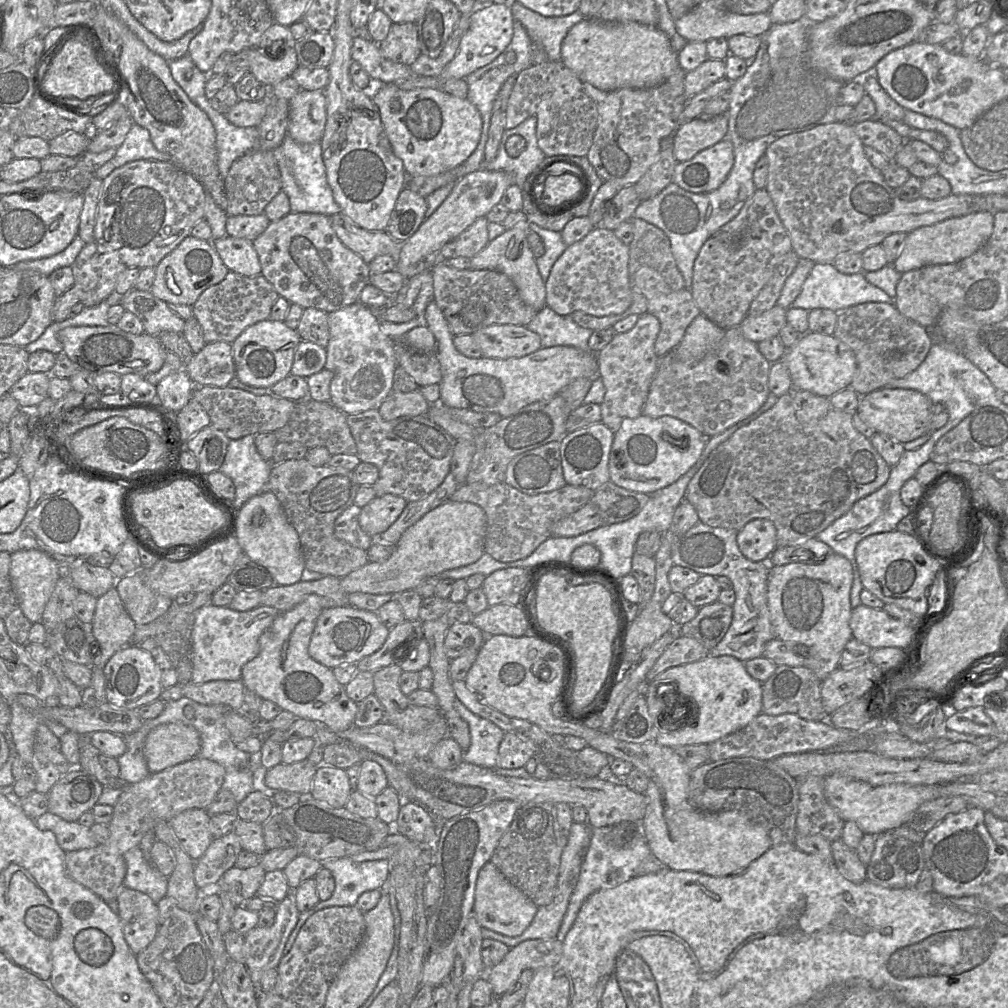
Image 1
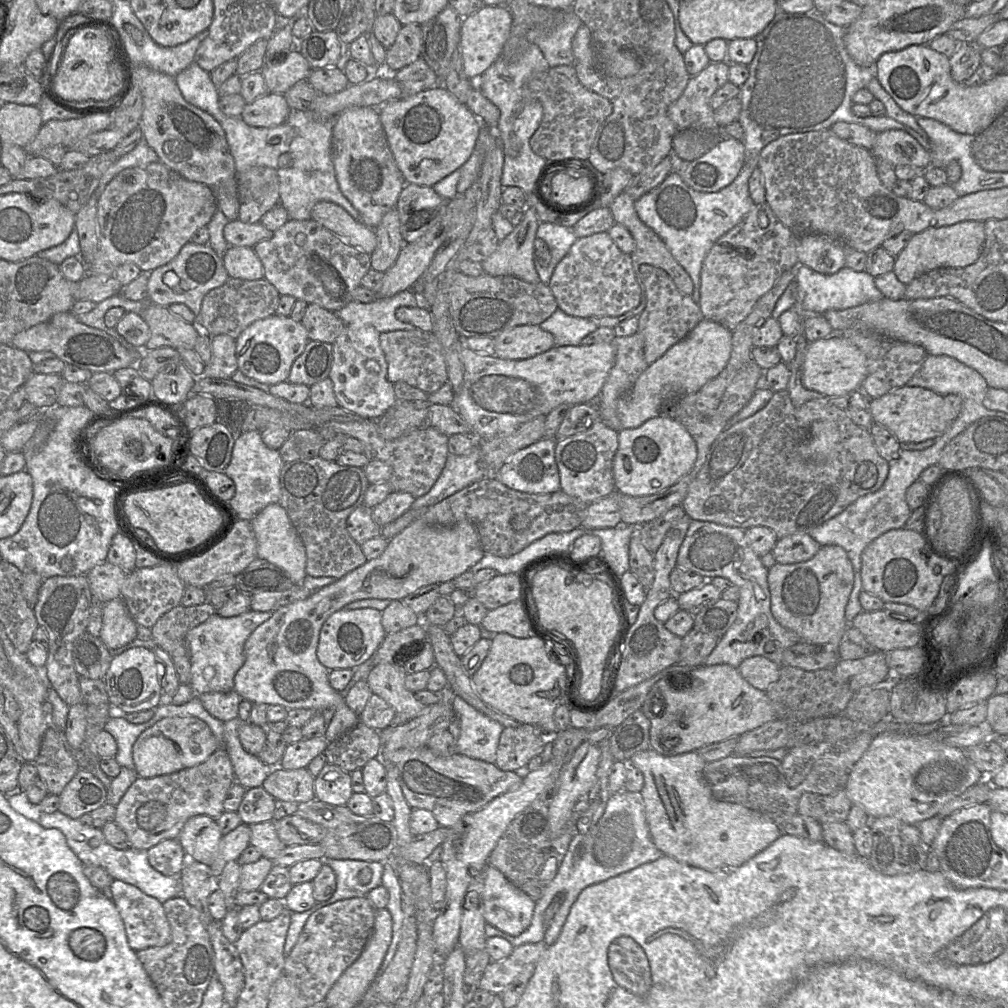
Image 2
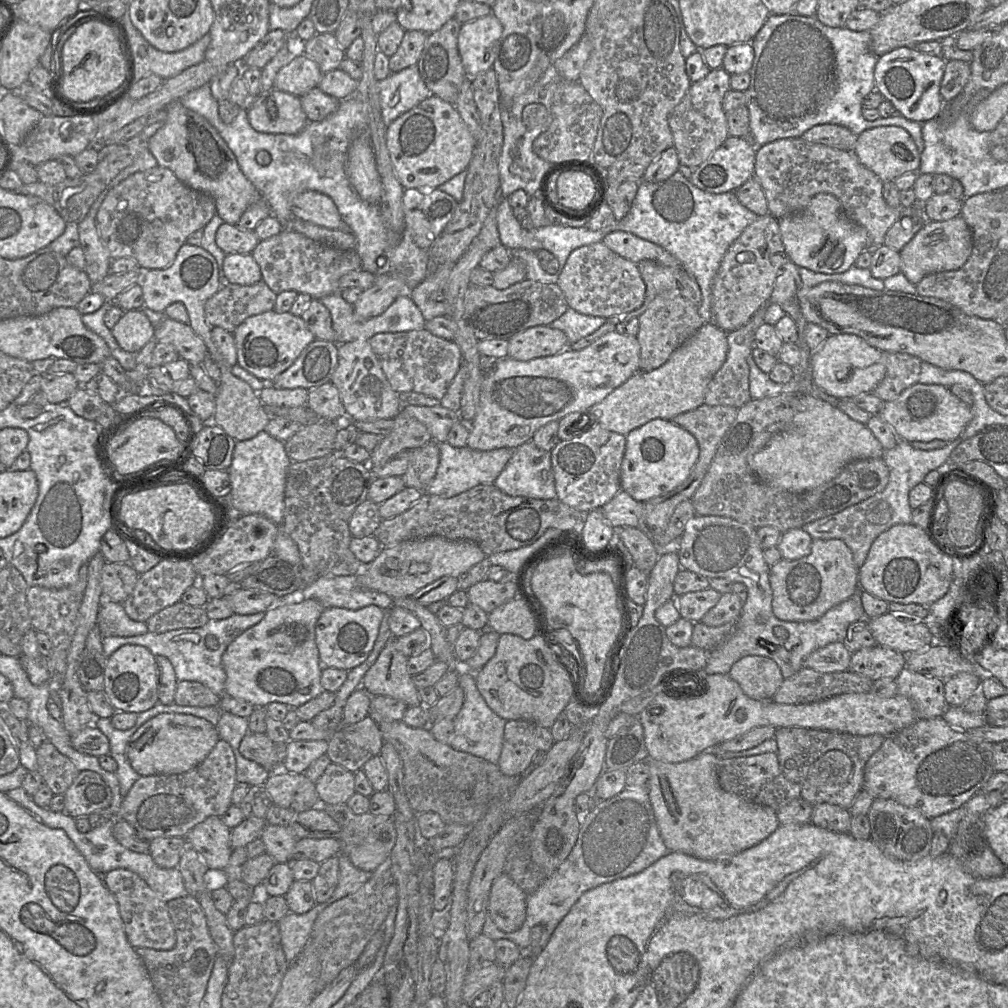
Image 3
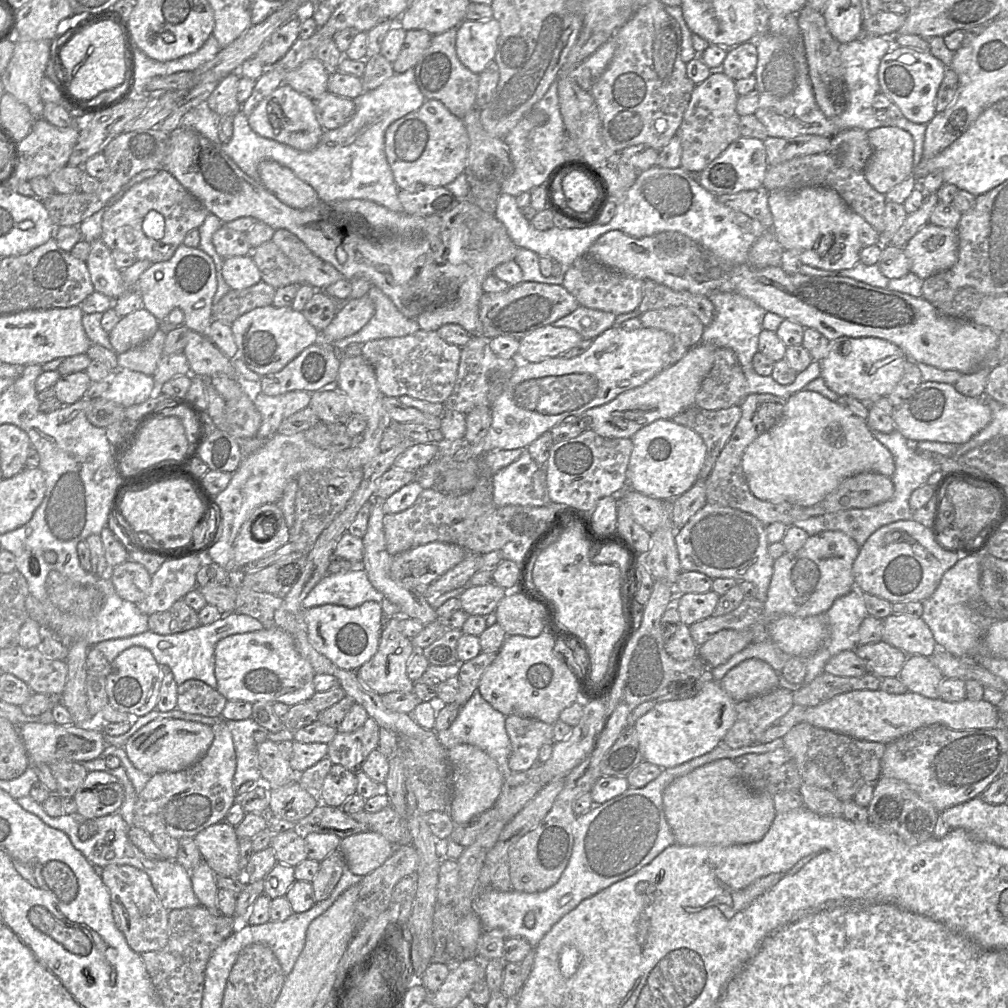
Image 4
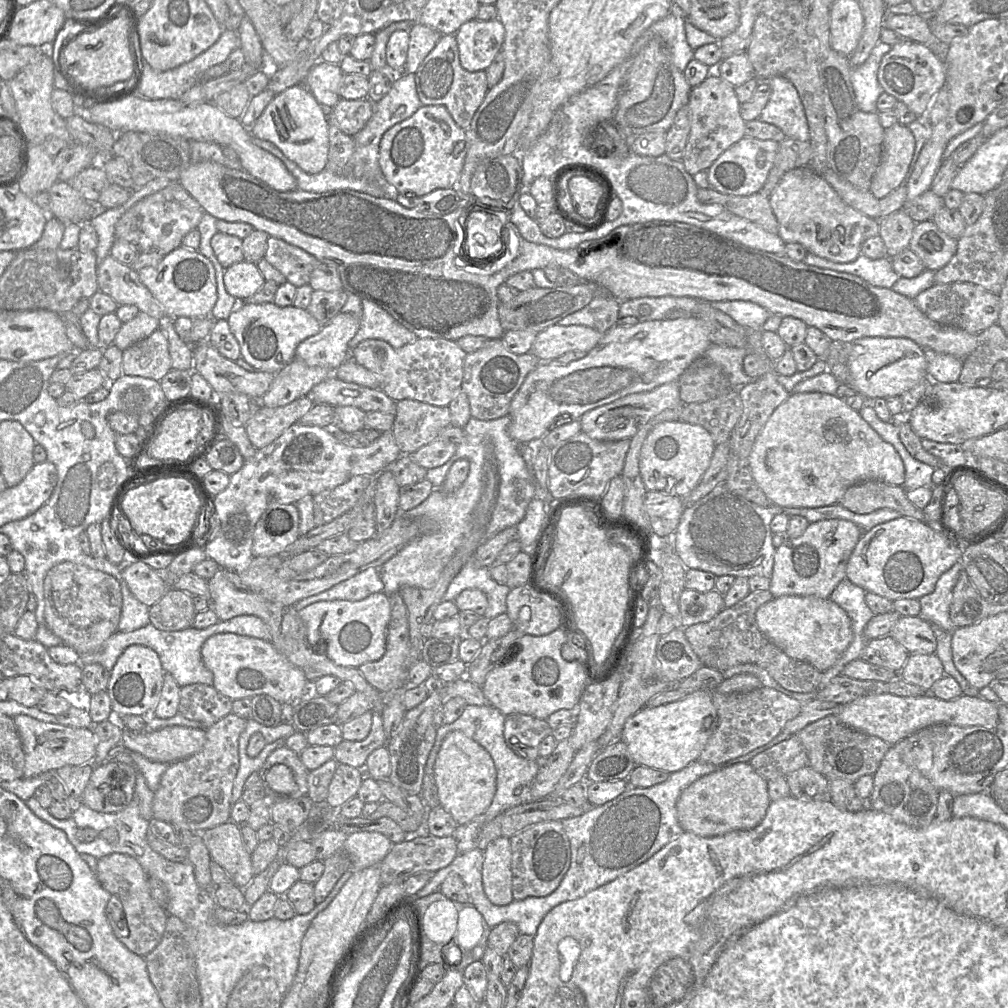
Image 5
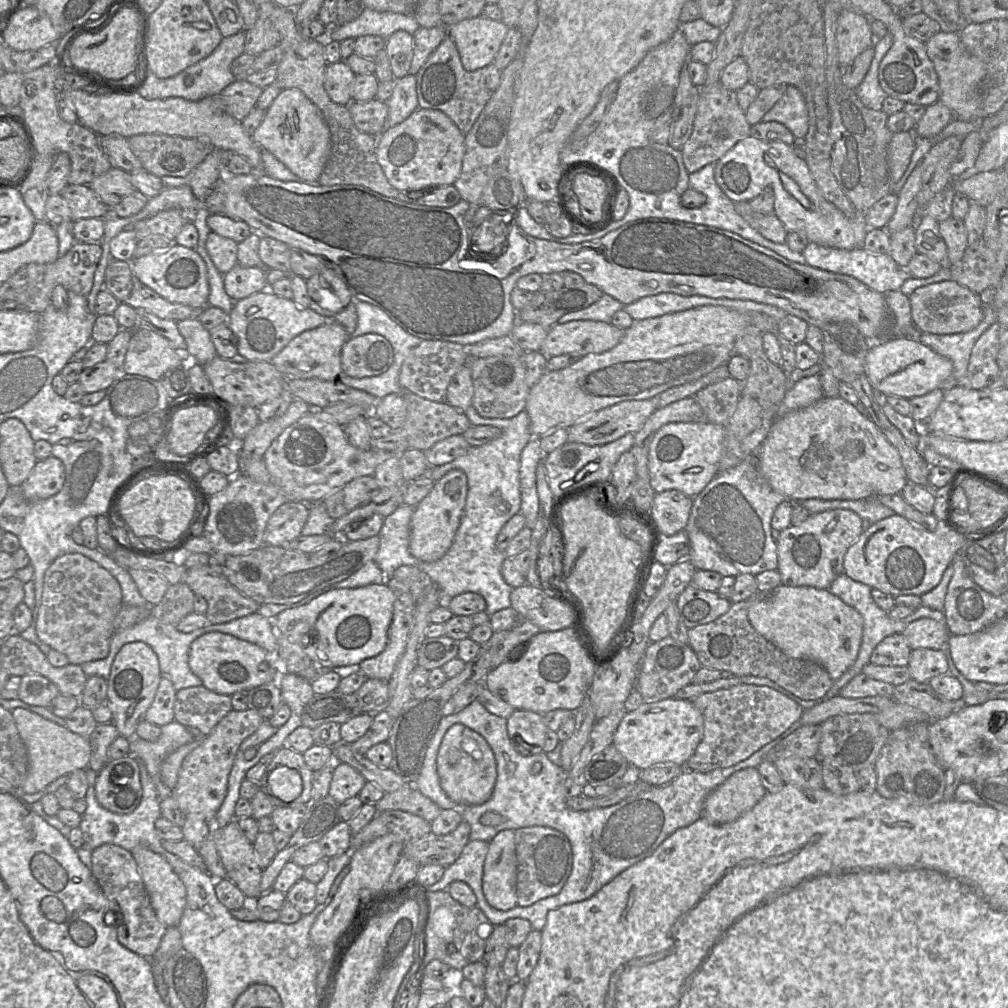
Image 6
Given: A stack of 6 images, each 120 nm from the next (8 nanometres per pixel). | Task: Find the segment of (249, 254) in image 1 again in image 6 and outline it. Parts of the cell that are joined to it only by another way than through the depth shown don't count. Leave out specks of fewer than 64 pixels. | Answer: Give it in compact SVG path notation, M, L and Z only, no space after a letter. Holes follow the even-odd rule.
M236 264L223 275L223 282L225 292L235 301L268 290L266 273L260 267L243 267Z

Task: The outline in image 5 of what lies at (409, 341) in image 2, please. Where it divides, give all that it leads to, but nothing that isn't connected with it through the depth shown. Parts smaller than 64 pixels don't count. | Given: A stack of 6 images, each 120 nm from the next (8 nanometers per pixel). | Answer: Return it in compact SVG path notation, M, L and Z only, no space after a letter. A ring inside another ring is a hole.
M418 338L415 342L401 348L393 348L380 339L367 339L350 350L350 356L358 364L383 377L383 391L396 402L402 399L413 399L435 406L448 406L461 390L466 354L456 341L442 338Z

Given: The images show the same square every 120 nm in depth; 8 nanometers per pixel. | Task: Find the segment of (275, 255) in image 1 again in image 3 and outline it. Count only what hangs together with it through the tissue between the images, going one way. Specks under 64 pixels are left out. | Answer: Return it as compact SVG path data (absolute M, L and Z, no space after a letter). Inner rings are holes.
M283 229L277 235L261 240L251 254L259 265L262 281L274 293L295 291L298 294L309 294L318 300L339 293L340 278L362 268L362 261L356 250L340 250L289 229Z

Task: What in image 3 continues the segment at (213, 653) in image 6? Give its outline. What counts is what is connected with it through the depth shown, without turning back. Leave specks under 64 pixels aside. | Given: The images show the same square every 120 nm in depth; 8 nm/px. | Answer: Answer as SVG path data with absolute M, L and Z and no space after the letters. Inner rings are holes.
M305 599L266 611L262 621L241 633L225 650L222 656L222 666L226 672L224 693L245 700L255 707L266 707L272 702L280 702L290 708L298 708L325 691L321 685L324 666L320 661L315 636L316 624L324 609L319 601Z

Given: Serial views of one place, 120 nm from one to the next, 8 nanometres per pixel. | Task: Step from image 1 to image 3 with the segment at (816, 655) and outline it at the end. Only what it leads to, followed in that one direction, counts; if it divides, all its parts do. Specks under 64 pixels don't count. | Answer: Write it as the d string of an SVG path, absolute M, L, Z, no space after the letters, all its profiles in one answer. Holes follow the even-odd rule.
M813 539L809 555L797 560L781 558L770 567L769 582L773 614L789 622L817 620L860 588L852 552L840 539Z

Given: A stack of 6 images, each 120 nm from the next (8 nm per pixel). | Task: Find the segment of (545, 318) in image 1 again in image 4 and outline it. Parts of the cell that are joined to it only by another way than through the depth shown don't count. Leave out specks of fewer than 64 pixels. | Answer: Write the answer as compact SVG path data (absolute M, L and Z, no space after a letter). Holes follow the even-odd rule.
M579 306L575 311L558 319L552 325L558 328L566 327L574 329L583 339L594 340L605 330L614 325L620 326L624 321L632 318L640 318L641 315L638 309L616 316L611 312Z

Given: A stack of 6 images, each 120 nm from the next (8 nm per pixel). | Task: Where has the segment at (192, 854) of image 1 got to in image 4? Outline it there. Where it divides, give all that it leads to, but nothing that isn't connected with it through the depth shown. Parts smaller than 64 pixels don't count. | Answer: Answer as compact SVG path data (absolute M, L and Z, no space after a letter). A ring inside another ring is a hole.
M225 820L213 824L193 837L202 859L216 875L243 876L239 866L239 838L235 827Z

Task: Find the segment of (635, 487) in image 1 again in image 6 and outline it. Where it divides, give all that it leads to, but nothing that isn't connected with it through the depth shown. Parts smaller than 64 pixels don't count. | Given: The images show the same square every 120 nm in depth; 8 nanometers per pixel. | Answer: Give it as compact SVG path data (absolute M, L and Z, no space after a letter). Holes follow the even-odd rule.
M671 422L654 435L648 455L650 484L656 493L678 490L696 497L719 473L725 425Z

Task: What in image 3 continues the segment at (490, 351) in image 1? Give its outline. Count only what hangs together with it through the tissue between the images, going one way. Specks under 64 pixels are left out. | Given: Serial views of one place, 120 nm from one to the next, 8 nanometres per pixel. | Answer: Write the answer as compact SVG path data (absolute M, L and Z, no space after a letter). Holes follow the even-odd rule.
M534 326L517 332L508 339L508 357L529 361L553 356L569 348L566 334L548 326Z

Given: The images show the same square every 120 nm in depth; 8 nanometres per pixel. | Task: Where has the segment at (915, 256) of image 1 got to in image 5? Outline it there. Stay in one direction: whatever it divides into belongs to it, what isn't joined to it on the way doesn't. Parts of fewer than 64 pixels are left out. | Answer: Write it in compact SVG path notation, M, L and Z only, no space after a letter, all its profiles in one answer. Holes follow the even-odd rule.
M925 220L916 223L908 248L919 257L925 270L936 272L947 265L955 255L957 240L942 232L932 220Z

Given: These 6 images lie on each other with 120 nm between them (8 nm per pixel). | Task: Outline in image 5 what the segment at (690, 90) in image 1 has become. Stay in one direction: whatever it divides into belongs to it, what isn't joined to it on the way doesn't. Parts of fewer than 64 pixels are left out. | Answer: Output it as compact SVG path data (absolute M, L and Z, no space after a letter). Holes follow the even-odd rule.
M715 70L701 84L692 88L688 102L690 132L681 159L690 175L707 171L725 150L746 136L740 105L735 87L715 73Z

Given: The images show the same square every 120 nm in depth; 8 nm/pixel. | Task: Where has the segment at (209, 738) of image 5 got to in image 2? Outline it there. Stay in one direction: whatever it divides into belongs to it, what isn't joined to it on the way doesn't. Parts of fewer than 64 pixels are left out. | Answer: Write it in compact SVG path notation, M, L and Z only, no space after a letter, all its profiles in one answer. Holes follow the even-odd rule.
M219 747L196 766L151 778L137 777L115 806L114 822L125 832L130 848L147 851L163 840L178 839L184 824L193 816L206 815L217 819L225 811L223 803L234 782L234 769L229 754L223 747Z

